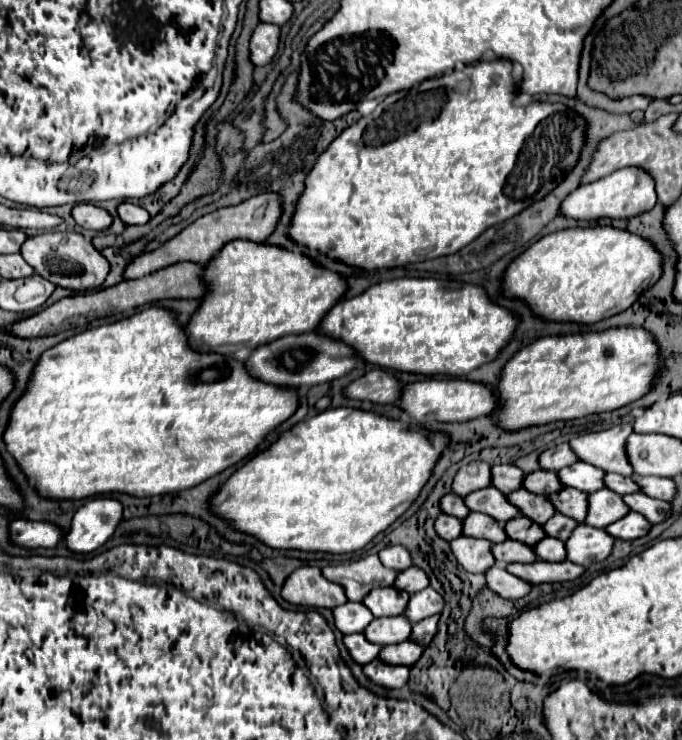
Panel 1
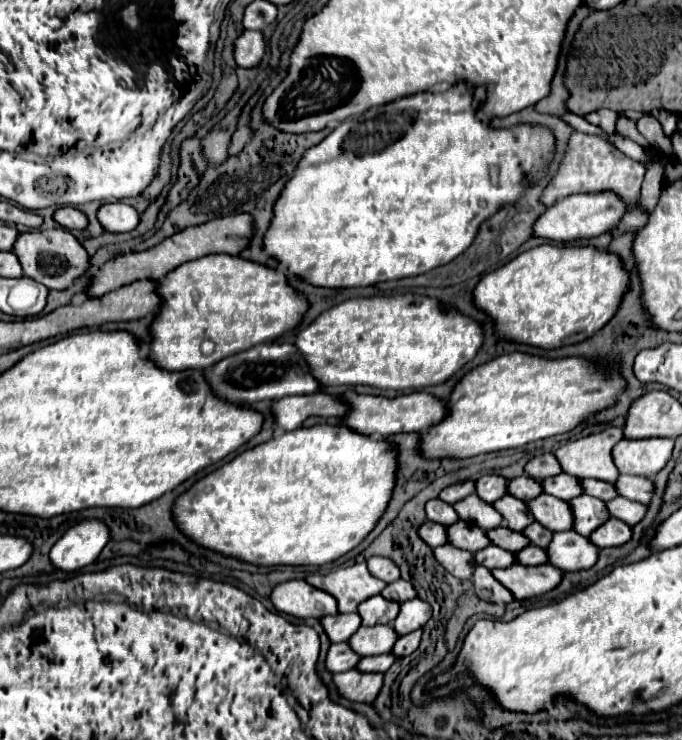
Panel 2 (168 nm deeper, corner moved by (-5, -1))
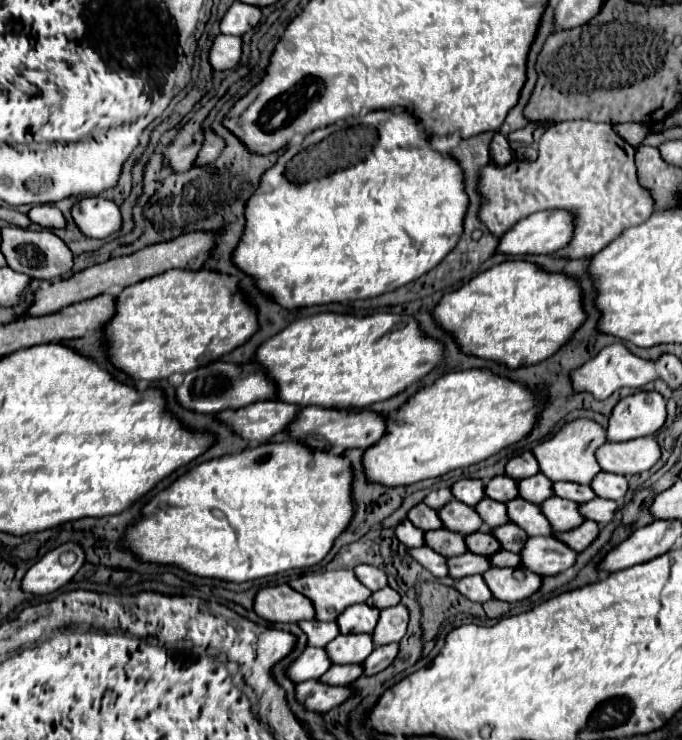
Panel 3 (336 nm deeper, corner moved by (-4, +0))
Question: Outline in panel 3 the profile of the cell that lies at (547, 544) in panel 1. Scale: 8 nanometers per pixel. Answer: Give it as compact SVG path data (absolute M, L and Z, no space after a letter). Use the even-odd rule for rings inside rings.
M499 550L491 556L491 566L495 566L495 568L517 568L519 564L521 564L519 554L513 554L507 550Z

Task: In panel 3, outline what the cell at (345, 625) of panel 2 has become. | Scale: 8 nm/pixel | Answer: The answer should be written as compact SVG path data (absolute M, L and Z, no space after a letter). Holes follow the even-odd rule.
M305 620L299 622L299 628L307 634L309 646L327 646L335 636L339 636L339 628L335 622L319 622L319 620Z

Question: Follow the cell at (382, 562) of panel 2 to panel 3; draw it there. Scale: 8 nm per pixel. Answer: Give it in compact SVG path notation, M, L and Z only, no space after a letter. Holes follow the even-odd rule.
M361 564L361 566L355 566L353 568L357 580L361 584L365 584L367 588L371 588L371 592L375 590L381 590L383 586L387 586L387 576L383 570L375 568L375 566L367 566L367 564Z

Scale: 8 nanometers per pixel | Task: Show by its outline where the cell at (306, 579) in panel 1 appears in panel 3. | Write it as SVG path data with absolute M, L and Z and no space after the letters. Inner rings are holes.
M287 584L261 588L255 596L253 610L267 622L299 622L299 620L313 620L315 610L309 598L295 592Z

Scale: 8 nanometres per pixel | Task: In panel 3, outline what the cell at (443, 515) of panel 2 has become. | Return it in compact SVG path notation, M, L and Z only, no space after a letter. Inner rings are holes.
M423 502L417 504L417 506L413 506L413 508L407 512L407 520L411 520L413 526L417 526L417 528L421 528L421 530L425 530L425 532L427 532L427 530L437 530L437 528L443 526L441 520L439 520L439 516L437 516L437 512L435 512L433 508L425 506Z

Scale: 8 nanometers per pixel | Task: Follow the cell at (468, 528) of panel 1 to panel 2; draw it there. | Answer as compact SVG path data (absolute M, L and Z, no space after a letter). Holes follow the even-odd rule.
M458 521L458 523L448 527L448 541L454 547L468 549L468 551L474 551L474 553L490 545L486 531L476 527L476 525L470 525L466 521Z

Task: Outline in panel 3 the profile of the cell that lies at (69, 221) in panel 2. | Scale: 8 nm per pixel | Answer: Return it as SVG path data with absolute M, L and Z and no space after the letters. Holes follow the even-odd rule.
M33 206L27 212L27 216L31 222L39 224L41 228L63 228L65 226L65 218L55 206Z

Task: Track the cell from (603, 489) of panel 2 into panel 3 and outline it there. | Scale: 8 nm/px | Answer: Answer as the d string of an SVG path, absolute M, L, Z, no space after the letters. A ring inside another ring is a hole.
M553 484L553 494L559 496L559 498L567 498L567 500L573 500L577 504L581 502L589 502L595 498L595 492L591 492L589 486L583 486L583 484Z

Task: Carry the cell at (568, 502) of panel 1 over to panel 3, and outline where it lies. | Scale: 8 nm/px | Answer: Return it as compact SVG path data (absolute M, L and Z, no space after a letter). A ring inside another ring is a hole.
M515 498L515 500L509 500L505 506L507 506L509 522L523 528L527 536L549 536L551 534L551 524L541 514L537 504L531 504L523 498Z

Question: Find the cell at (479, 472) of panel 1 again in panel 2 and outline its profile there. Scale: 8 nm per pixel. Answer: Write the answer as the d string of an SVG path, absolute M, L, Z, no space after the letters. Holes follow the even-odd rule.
M458 481L458 483L452 483L446 489L442 489L440 499L454 505L456 501L462 501L464 497L472 495L474 493L474 485L476 485L474 481Z

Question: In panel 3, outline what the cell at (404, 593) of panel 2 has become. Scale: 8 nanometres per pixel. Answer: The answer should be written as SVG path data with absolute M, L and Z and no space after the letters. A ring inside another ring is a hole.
M389 586L373 592L373 594L369 596L369 600L367 600L367 606L379 608L379 610L389 608L389 606L395 606L395 604L399 604L399 594L397 594L393 588L389 588Z

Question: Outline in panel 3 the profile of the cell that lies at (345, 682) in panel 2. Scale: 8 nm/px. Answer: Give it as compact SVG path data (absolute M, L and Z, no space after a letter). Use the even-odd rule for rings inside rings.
M307 680L295 686L295 698L301 702L307 710L325 714L333 706L347 700L351 690L347 686L327 686L317 680Z

